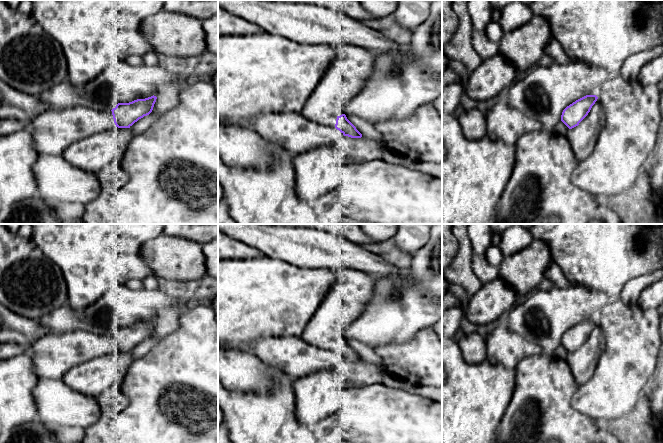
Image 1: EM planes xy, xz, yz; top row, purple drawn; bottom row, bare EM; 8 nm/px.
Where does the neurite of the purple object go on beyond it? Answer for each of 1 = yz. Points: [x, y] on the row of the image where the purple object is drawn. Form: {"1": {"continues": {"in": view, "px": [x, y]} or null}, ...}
{"1": {"continues": null}}

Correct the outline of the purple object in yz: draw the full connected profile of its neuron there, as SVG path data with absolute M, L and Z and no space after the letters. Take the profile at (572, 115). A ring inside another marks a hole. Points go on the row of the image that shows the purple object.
M586 95L569 106L567 106L561 115L561 121L572 129L579 125L579 123L588 115L592 106L597 101L596 95Z

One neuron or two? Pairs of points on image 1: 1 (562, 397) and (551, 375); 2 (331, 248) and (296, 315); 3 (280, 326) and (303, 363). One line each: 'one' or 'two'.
1: one
2: two
3: two

